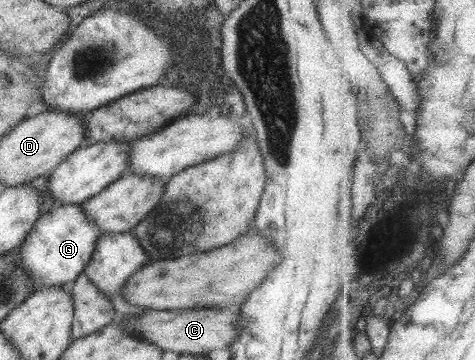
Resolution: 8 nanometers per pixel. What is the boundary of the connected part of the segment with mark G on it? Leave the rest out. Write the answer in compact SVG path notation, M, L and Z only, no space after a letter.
M80 204L53 206L47 213L38 216L31 230L18 246L18 266L32 278L32 288L41 290L74 281L89 262L100 230L87 222Z

